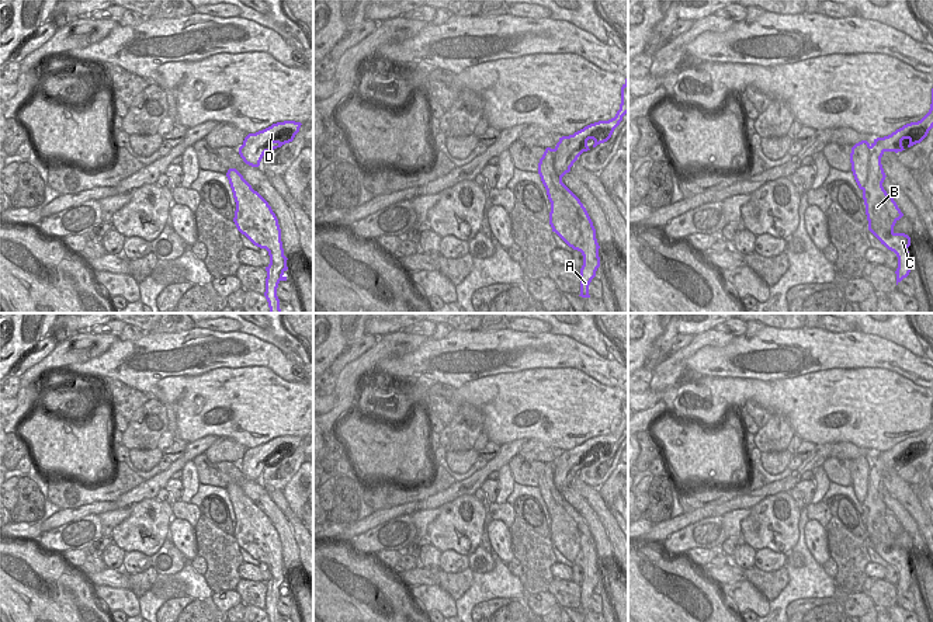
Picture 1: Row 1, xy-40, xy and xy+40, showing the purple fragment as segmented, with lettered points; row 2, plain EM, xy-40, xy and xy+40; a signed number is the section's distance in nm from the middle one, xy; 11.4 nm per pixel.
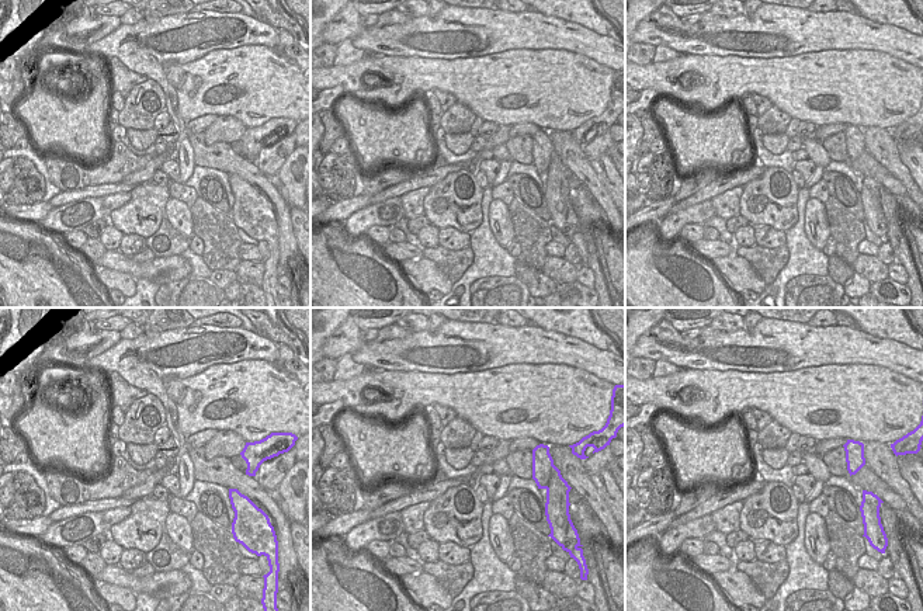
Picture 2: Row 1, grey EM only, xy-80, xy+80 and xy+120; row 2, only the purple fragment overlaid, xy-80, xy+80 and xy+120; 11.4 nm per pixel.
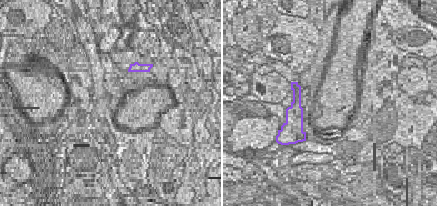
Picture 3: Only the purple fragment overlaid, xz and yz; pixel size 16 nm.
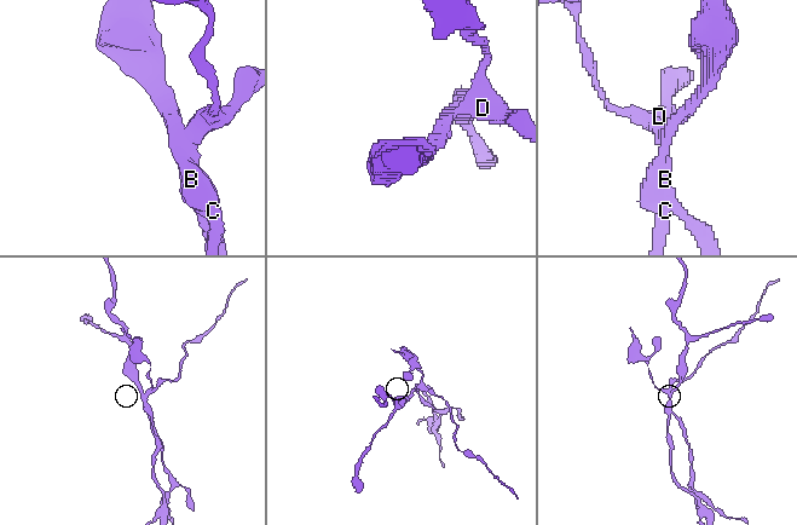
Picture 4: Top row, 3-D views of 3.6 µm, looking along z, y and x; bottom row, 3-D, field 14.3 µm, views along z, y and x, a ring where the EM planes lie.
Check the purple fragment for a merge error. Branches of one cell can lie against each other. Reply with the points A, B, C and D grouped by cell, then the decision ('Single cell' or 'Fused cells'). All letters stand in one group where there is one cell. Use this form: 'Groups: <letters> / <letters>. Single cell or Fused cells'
Groups: A C / B D. Fused cells.

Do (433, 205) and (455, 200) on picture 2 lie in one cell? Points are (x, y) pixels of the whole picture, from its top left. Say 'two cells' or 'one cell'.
one cell

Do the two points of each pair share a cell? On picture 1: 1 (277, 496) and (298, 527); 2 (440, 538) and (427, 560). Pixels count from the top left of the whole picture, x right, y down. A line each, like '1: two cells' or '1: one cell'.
1: one cell
2: two cells

